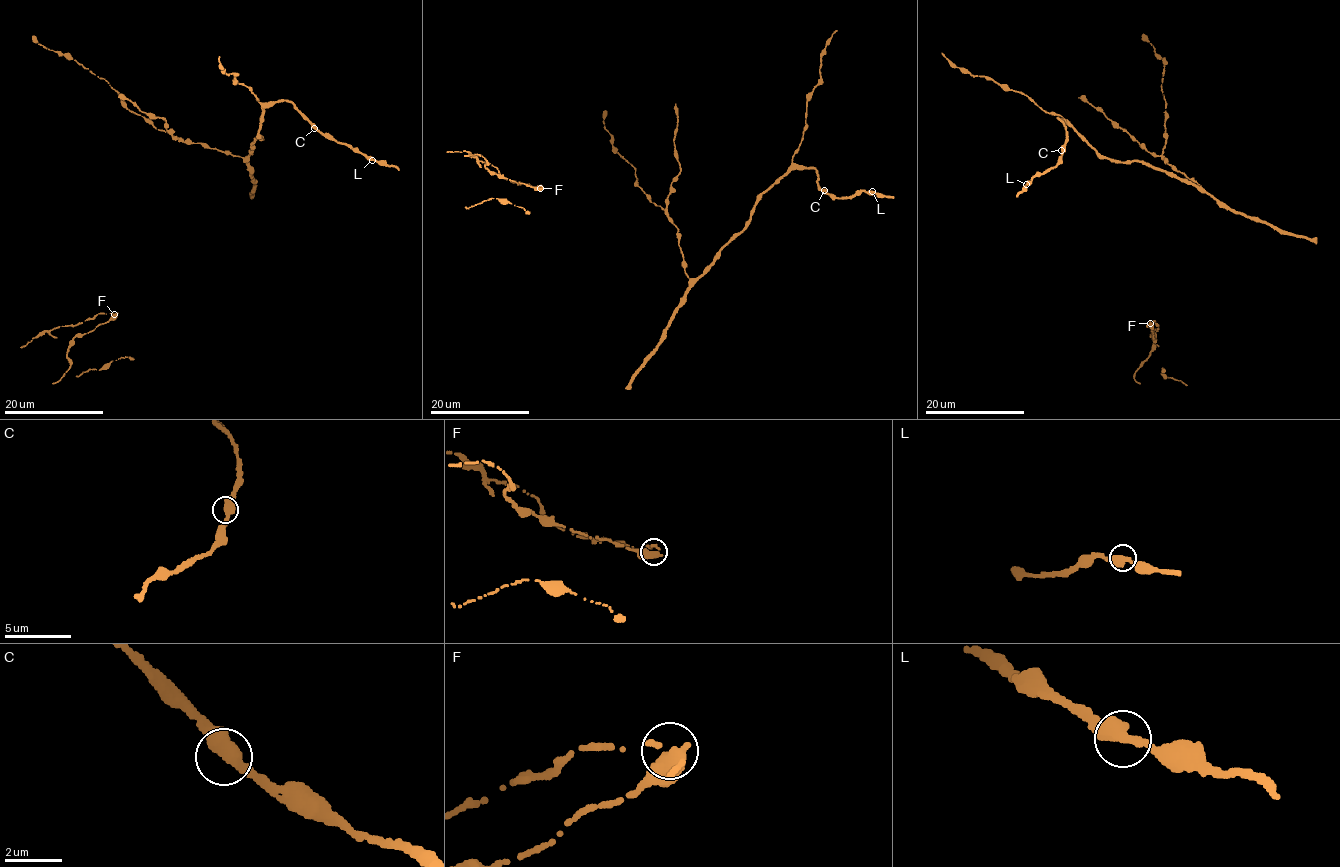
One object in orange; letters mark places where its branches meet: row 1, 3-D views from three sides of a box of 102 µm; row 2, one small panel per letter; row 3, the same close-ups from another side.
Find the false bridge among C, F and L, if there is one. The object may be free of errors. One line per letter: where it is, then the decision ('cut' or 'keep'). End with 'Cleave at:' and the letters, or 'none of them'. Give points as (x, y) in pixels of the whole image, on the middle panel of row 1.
C: (824, 190) | keep
F: (540, 188) | cut
L: (872, 191) | keep
Cleave at: F

